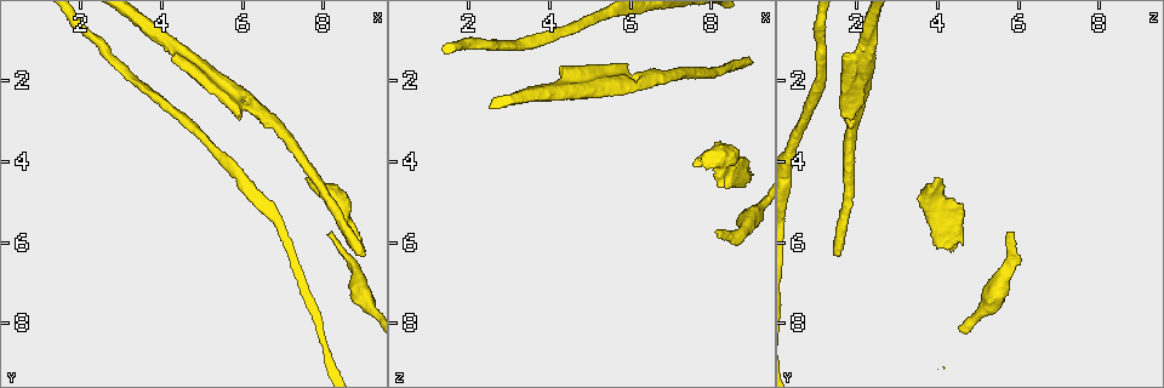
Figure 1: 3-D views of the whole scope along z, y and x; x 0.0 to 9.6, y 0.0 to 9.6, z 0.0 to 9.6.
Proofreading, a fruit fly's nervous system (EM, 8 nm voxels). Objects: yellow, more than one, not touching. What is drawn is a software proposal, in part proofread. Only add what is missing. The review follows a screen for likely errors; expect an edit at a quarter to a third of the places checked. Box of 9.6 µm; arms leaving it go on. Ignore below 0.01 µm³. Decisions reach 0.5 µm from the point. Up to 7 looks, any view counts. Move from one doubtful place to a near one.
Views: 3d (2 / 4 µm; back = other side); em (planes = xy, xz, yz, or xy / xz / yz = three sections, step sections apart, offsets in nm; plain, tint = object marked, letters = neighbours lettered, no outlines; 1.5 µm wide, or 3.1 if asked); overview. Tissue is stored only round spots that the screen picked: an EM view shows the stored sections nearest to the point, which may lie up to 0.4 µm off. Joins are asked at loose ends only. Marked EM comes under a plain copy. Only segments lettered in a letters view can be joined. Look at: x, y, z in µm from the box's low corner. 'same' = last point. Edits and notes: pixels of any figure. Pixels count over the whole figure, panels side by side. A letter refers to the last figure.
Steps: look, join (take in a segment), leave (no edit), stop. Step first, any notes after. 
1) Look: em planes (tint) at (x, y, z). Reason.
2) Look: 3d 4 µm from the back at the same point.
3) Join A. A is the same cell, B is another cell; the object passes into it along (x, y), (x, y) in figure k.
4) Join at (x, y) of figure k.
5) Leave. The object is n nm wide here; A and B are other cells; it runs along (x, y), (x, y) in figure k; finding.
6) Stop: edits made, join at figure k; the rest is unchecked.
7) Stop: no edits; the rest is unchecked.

Look: 3d 2 µm at (9.00, 6.20, 4.35). Thick end.

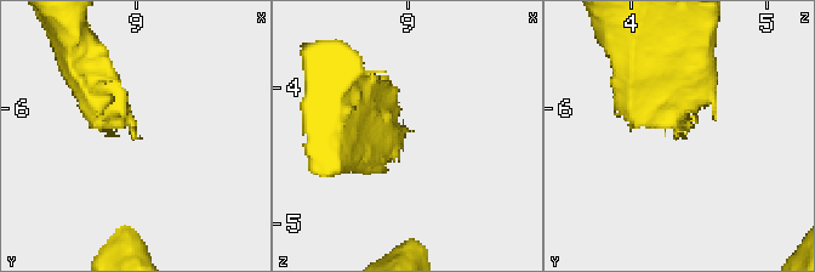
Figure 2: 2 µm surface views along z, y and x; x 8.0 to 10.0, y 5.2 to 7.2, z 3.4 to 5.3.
Look: em planes (letters) at (9.02, 6.22, 4.36).

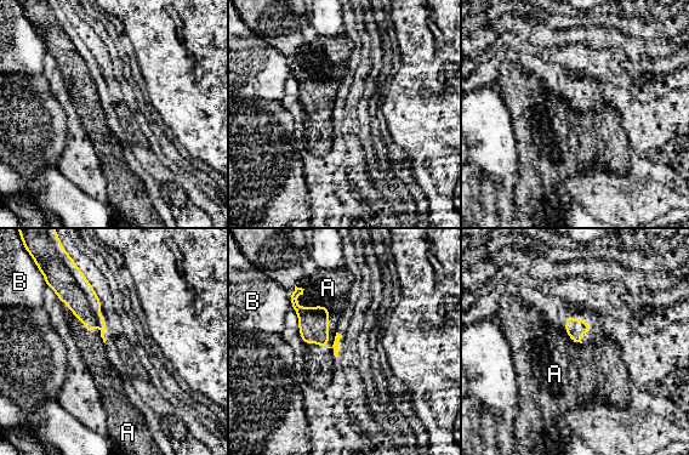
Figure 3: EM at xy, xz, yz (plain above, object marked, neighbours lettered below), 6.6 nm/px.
Join A. A is the same cell, B is another cell; the object passes into it along (313, 322), (326, 307), (328, 288) in figure 3; it goes on there.

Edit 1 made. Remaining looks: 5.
Look: em xz step 4 (letters) at (4.30, 1.50, 1.65). Branch stops here.

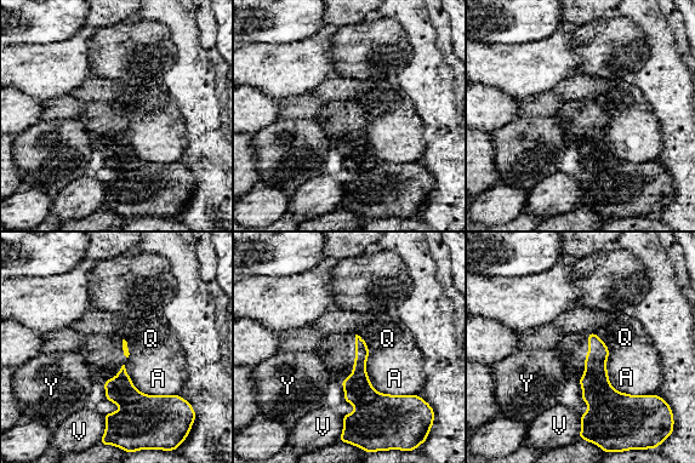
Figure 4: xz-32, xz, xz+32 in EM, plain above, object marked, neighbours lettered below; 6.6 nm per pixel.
Look: em planes (letters) at the same point. Cut it another way.

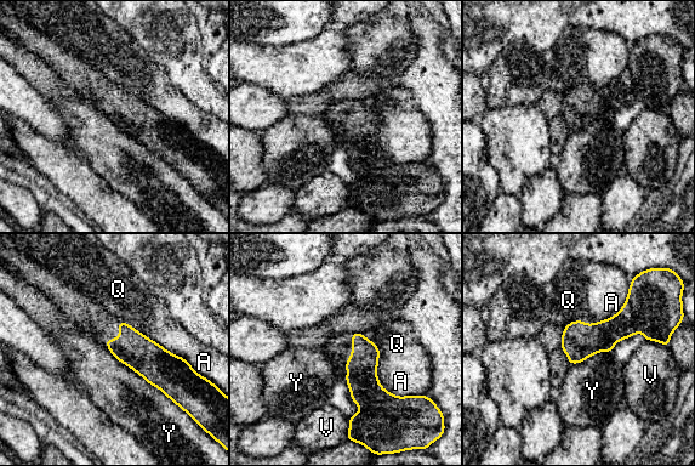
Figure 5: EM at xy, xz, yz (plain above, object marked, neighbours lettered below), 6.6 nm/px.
Leave. The longest contact is with Y, 600 nm; A, Q, V and Y are other cells; a border runs along (104, 344), (175, 404) in figure 5; none of them fits.

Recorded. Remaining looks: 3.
Stop: edits made, join at figure 3; the rest is unchecked.

